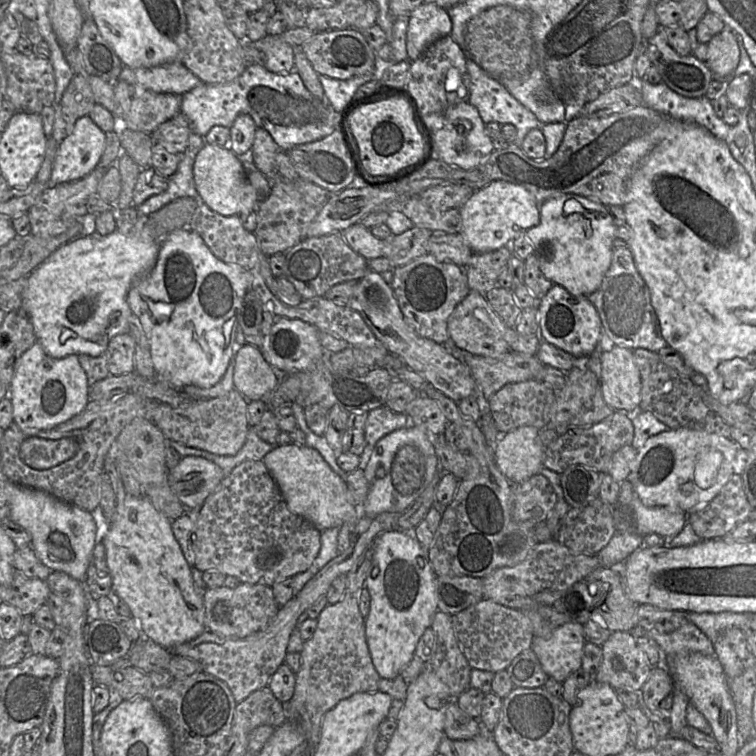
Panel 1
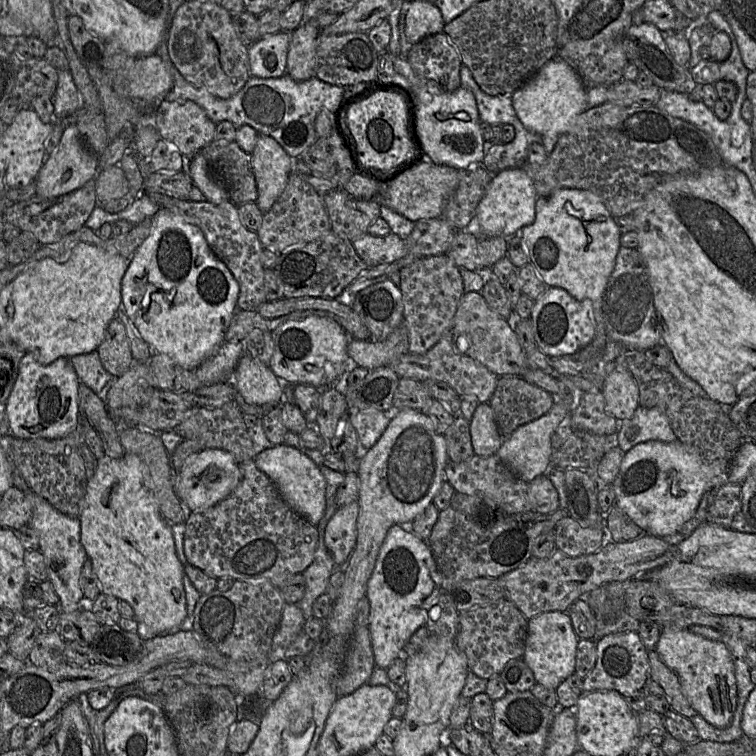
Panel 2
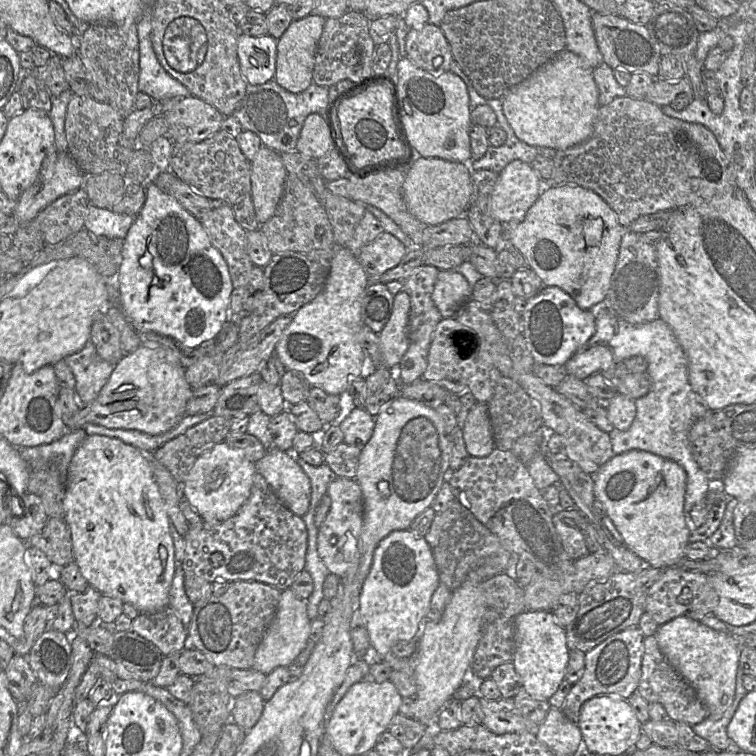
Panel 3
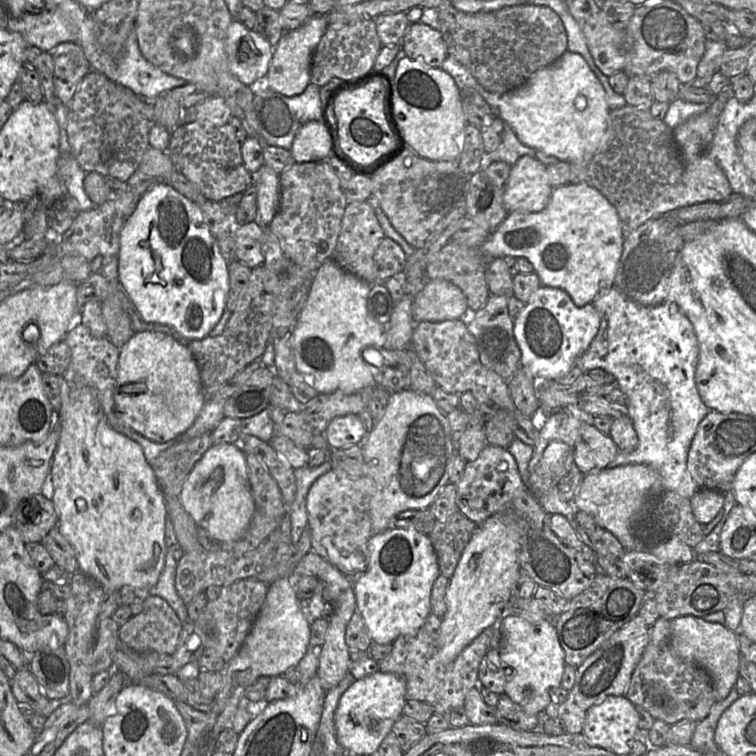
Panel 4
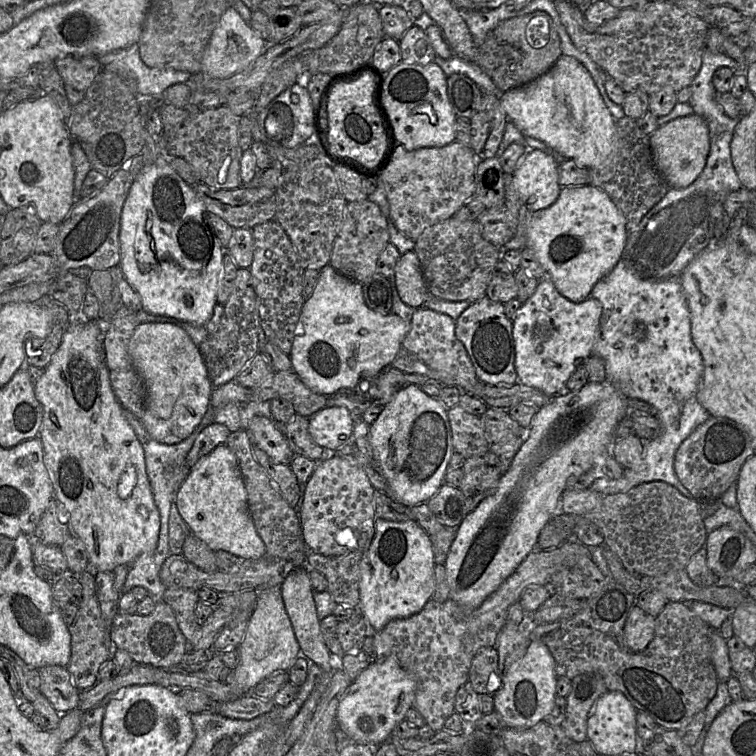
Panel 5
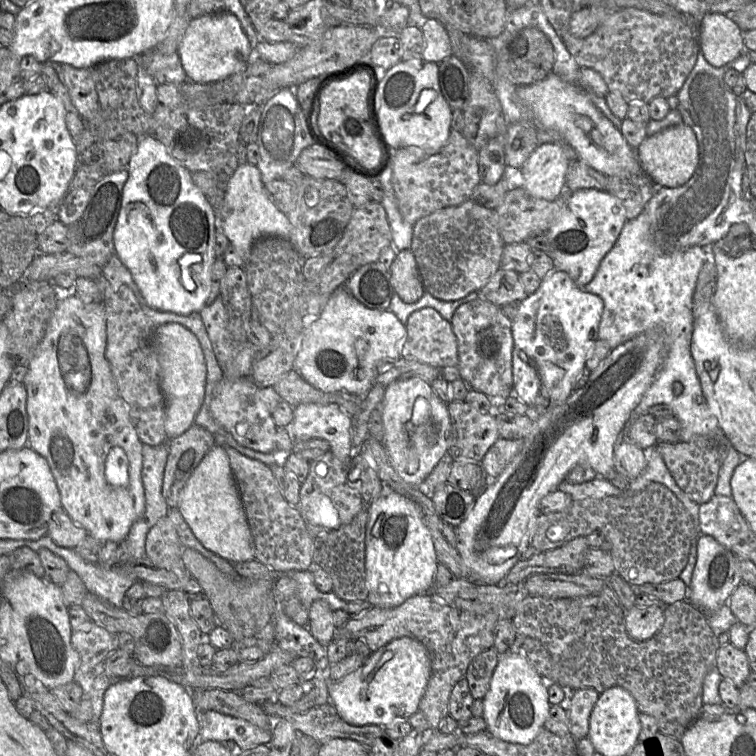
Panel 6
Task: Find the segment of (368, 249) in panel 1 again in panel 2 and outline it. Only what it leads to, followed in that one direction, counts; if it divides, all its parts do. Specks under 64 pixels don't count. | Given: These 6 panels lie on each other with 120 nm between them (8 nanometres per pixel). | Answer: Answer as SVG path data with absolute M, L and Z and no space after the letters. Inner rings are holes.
M366 232L354 239L352 245L358 256L363 260L368 268L381 264L390 264L407 255L407 248L404 240L393 232L390 232L385 236L373 236Z

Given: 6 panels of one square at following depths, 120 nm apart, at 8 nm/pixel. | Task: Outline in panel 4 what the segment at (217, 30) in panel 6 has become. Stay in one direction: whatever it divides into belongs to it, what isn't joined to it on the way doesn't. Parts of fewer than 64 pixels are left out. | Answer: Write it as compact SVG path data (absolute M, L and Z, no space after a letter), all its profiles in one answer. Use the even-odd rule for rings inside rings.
M233 18L227 29L225 52L231 73L250 86L267 75L274 47Z

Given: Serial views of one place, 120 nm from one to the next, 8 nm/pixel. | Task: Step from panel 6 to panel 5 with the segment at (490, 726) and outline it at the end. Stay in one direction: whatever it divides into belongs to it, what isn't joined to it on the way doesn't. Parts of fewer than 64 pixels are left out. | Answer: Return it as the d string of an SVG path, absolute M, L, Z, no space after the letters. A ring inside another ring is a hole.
M525 613L525 618L519 626L504 625L496 642L502 686L494 695L494 710L501 715L507 728L526 729L536 725L551 712L557 696L558 676L556 674L555 659L547 645L532 635L531 631L535 626L531 615L528 616Z

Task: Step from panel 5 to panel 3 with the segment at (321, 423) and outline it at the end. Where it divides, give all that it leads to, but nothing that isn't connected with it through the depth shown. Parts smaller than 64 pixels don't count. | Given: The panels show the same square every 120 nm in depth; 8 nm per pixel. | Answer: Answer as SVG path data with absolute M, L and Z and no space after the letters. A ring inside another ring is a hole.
M355 408L340 424L343 432L343 443L362 449L371 439L375 417L371 416L365 408Z

